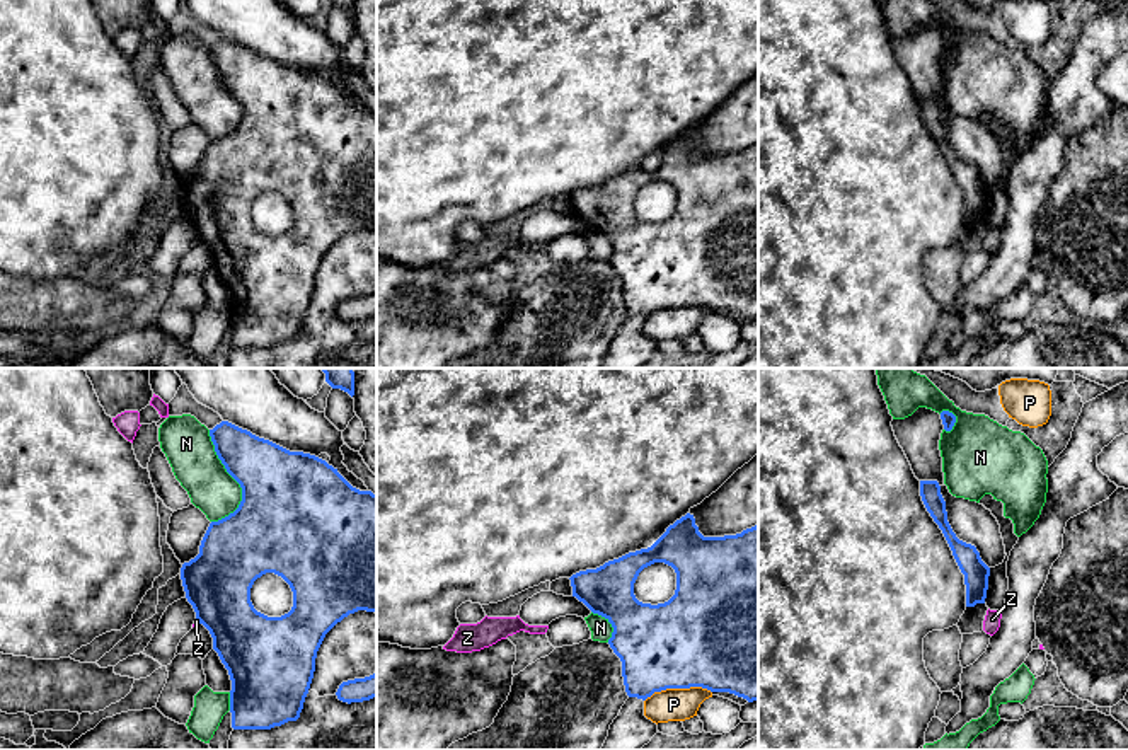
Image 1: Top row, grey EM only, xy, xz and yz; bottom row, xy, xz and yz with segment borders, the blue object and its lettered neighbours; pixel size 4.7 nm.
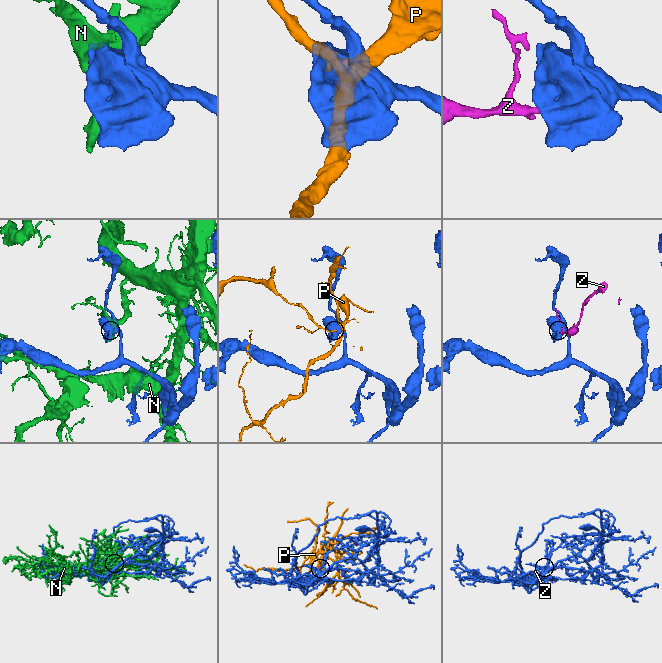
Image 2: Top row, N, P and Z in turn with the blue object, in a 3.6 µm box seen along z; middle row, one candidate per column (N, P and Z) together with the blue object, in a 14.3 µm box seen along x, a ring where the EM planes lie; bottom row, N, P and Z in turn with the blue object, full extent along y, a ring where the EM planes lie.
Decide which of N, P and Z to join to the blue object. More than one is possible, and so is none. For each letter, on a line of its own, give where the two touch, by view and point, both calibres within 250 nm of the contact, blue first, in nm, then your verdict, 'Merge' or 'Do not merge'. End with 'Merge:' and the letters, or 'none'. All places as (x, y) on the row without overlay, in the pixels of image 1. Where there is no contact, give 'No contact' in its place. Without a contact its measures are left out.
N: Touches blue at xy (234, 96). Thickness 400 nm (blue) against 220 nm. Do not merge
P: Touches blue at xz (677, 305). Thickness 440 nm (blue) against 160 nm. Do not merge
Z: Touches blue at xy (198, 237). Thickness 320 nm (blue) against 20 nm. Do not merge
Merge: none

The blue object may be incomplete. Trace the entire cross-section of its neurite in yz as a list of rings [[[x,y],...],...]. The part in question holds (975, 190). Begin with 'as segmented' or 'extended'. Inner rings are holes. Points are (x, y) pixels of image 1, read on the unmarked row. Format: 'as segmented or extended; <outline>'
as segmented; [[[920,99],[922,119],[934,136],[934,140],[942,148],[952,174],[964,193],[966,203],[966,225],[975,225],[976,222],[985,222],[988,208],[990,186],[981,179],[980,170],[975,164],[966,162],[956,155],[946,130],[946,119],[941,112],[941,104],[937,99]]]

